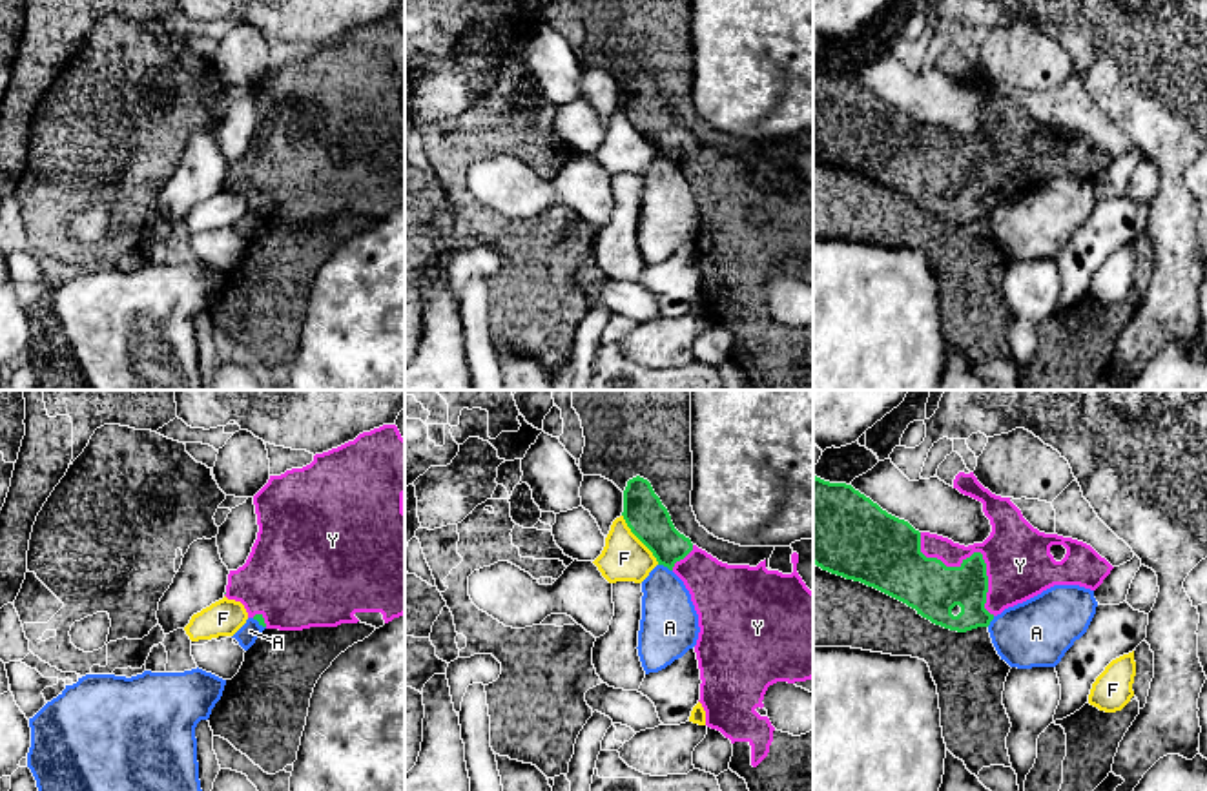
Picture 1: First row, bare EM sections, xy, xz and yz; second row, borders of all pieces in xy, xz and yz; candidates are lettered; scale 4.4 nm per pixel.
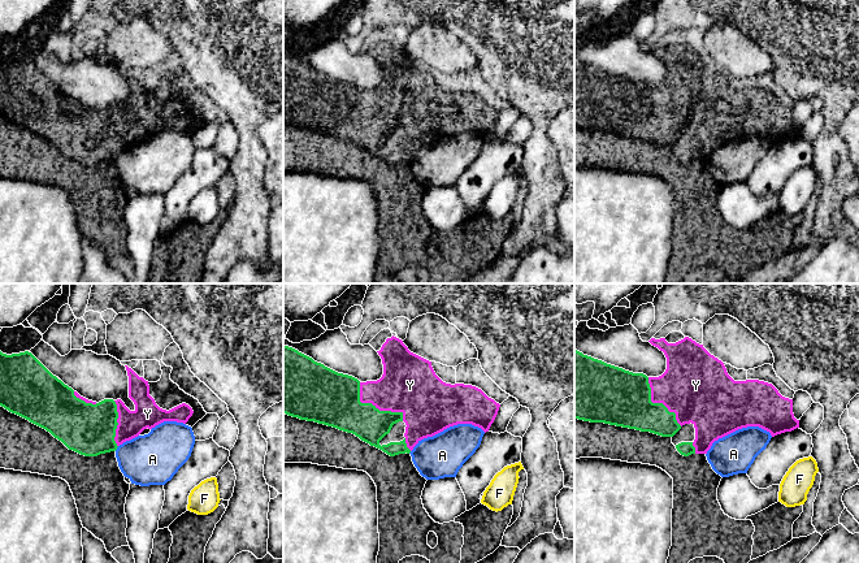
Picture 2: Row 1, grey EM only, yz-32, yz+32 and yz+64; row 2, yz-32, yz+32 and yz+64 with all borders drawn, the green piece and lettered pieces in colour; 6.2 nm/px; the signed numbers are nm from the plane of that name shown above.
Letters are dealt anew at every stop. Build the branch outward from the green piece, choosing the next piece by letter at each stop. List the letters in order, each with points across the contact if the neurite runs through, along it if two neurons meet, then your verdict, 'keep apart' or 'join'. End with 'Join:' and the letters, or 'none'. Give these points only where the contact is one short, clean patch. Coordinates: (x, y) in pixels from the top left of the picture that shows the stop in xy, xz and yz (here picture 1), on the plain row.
A: border xz (659, 155), (671, 163); keep apart
F: border xz (622, 106), (629, 123), (659, 155); keep apart
Y: join
Join: Y

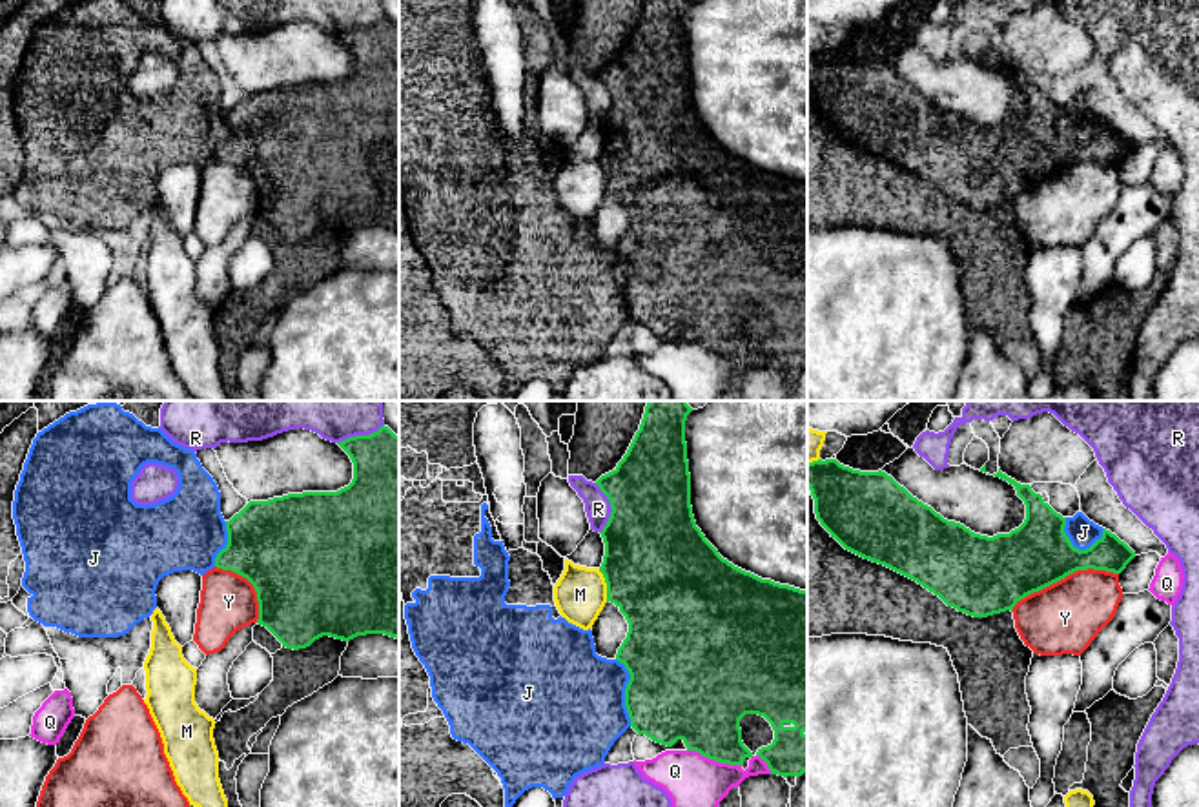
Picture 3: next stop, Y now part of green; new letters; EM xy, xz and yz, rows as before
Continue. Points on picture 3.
J: border xz (616, 250), (629, 266), (625, 303), (631, 317); keep apart
M: keep apart
Q: keep apart
R: keep apart
Y: keep apart
Join: none

